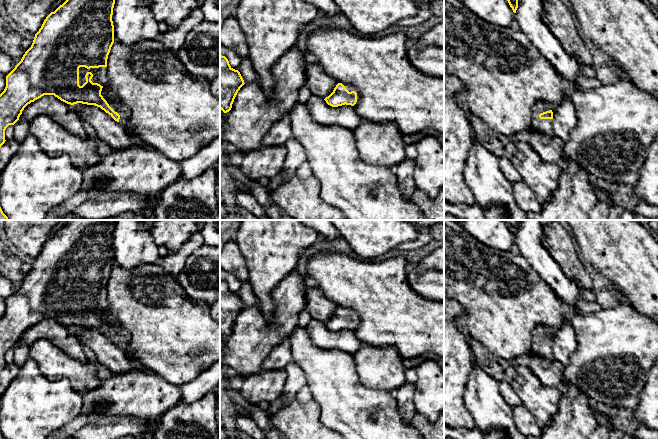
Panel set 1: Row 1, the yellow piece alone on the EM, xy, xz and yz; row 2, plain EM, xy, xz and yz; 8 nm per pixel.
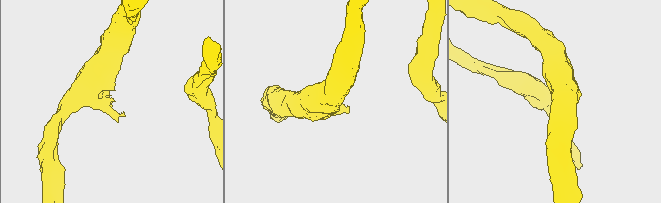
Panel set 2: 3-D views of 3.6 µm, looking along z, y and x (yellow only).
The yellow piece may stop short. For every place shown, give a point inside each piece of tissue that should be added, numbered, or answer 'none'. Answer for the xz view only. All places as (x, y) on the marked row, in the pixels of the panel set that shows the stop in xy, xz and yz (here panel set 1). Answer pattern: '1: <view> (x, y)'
1: xz (349, 87)

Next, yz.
1: yz (544, 126)

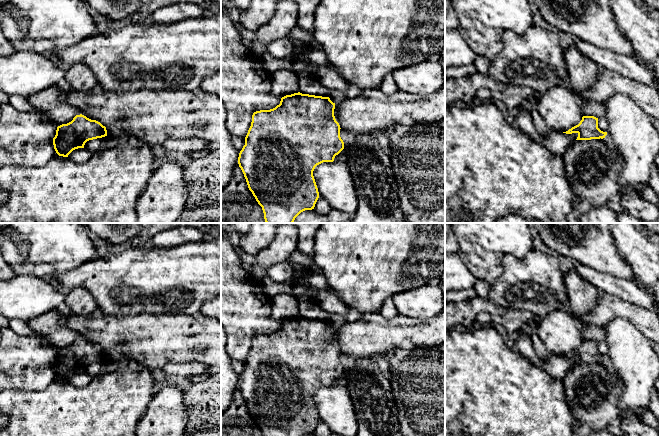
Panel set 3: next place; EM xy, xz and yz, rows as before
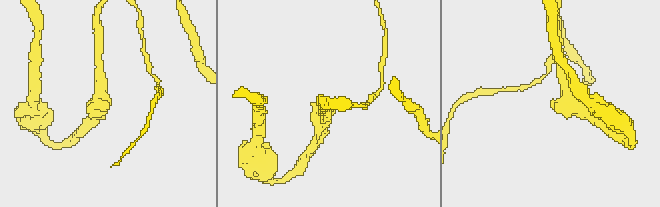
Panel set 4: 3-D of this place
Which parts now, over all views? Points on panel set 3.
none

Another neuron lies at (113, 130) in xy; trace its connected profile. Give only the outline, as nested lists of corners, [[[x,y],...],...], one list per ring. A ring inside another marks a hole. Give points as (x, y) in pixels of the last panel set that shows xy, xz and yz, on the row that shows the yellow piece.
[[[121,120],[117,121],[116,123],[106,127],[107,135],[110,136],[118,136],[120,134],[119,125],[121,124]]]

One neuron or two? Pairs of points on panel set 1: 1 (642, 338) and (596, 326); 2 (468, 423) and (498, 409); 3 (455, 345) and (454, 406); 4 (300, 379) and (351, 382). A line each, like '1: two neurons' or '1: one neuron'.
1: one neuron
2: two neurons
3: one neuron
4: two neurons

